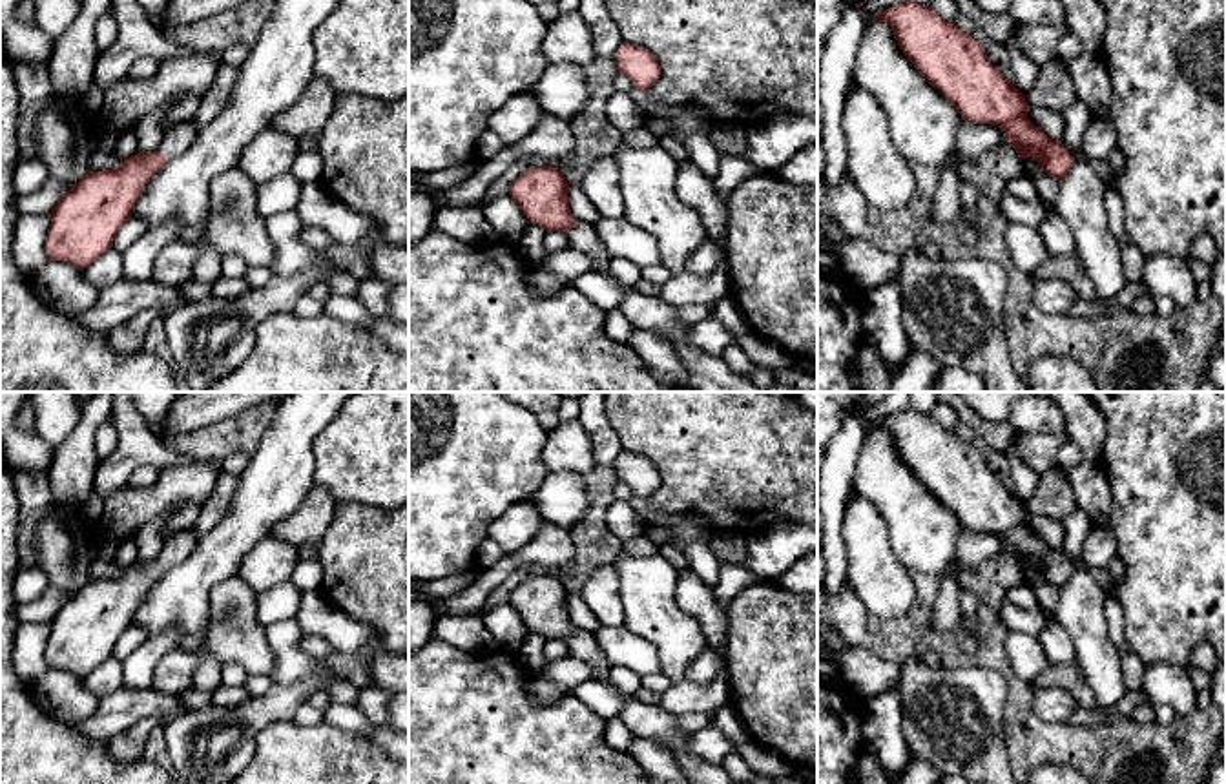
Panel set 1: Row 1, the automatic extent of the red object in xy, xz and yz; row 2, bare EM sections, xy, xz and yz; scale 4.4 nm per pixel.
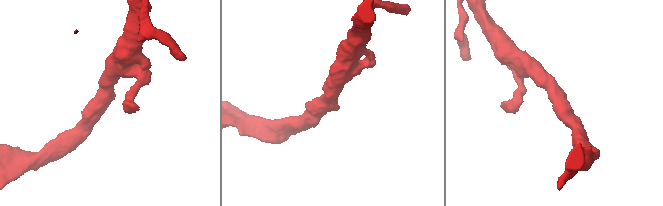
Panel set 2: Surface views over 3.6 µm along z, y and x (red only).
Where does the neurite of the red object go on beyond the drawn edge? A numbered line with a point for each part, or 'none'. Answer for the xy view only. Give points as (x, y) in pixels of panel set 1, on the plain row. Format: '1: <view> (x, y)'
1: xy (177, 546)

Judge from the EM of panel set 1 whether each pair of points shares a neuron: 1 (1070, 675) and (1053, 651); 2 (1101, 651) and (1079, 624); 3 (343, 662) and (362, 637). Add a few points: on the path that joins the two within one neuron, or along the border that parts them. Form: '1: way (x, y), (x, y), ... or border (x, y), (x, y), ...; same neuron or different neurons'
1: border (1075, 659), (1066, 664), (1048, 664); different neurons
2: way (1093, 644), (1086, 631); same neuron
3: border (334, 649), (362, 651), (376, 684); different neurons

